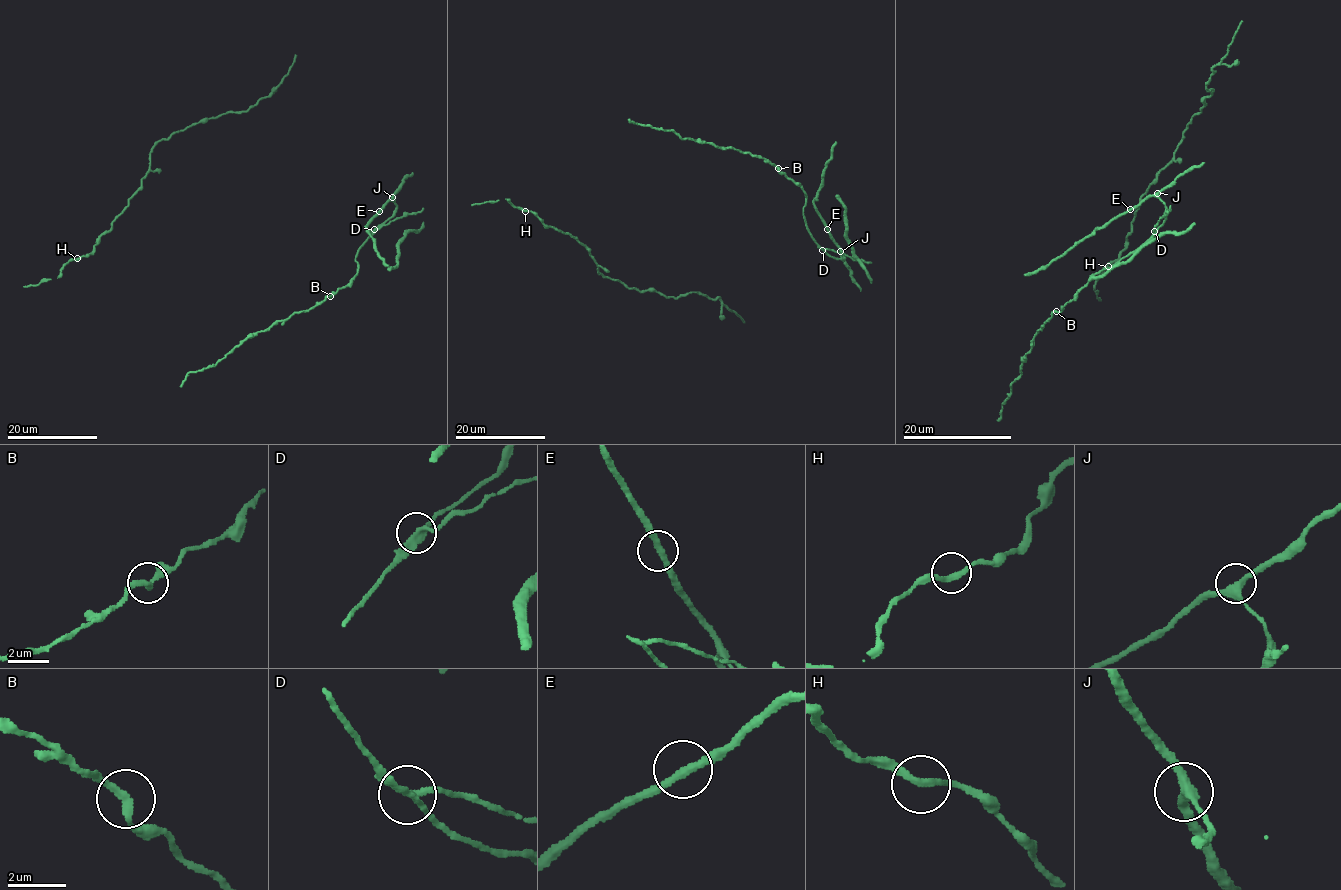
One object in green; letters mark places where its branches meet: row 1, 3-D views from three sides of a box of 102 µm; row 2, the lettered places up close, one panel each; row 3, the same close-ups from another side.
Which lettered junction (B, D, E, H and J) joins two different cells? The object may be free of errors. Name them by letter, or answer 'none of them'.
D

